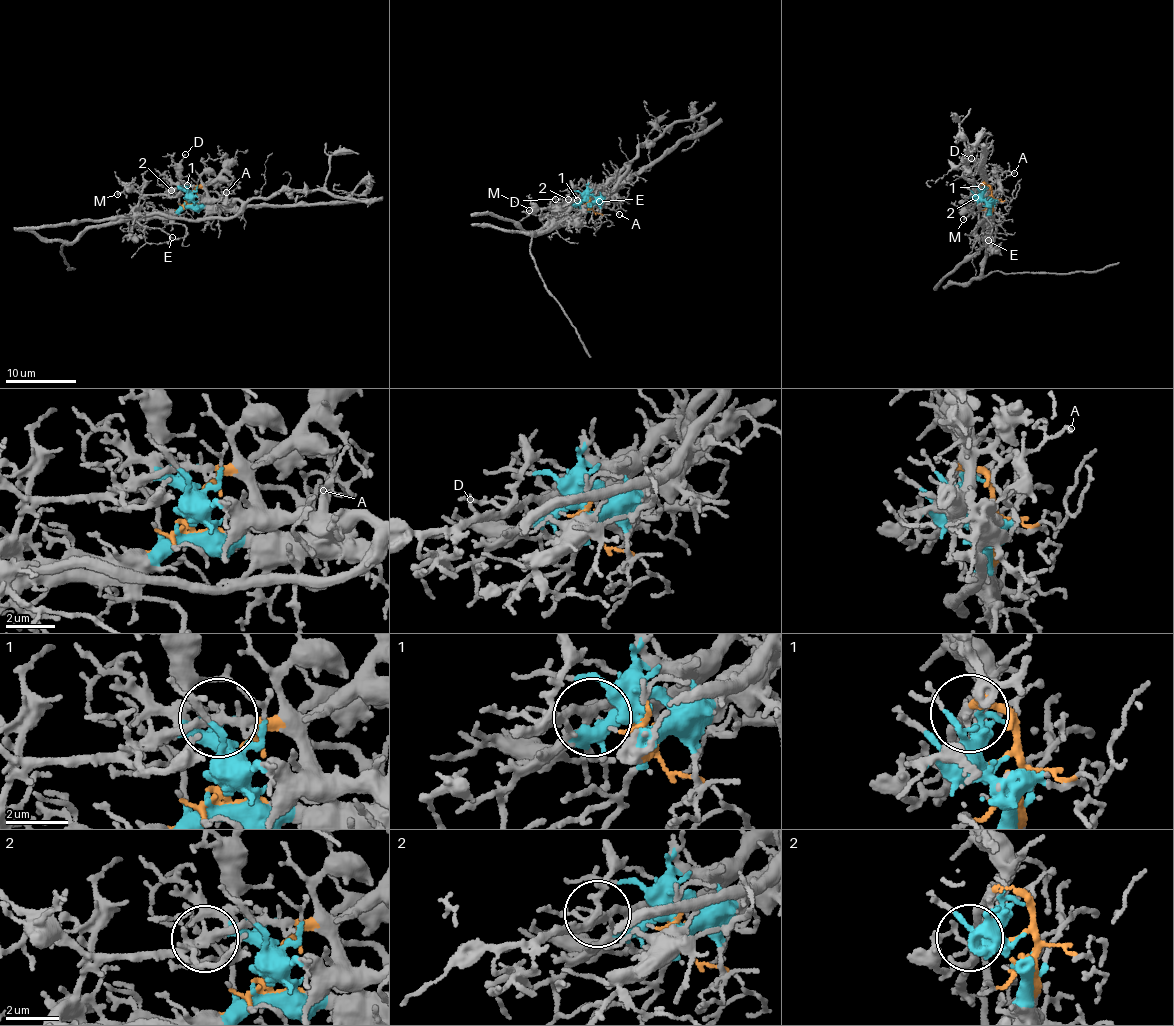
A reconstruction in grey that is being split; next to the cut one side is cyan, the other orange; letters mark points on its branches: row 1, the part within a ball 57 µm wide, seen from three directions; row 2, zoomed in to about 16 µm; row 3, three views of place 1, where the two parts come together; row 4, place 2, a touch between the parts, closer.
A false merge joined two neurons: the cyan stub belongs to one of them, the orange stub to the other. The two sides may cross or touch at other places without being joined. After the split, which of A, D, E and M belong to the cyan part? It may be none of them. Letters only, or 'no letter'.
E

